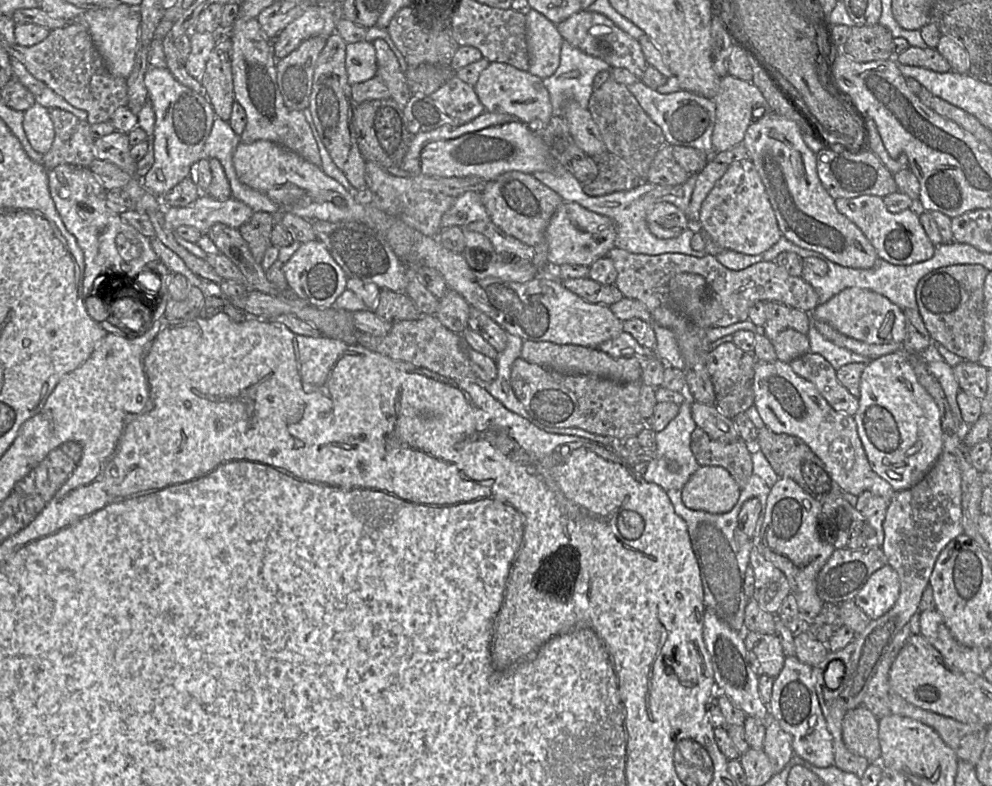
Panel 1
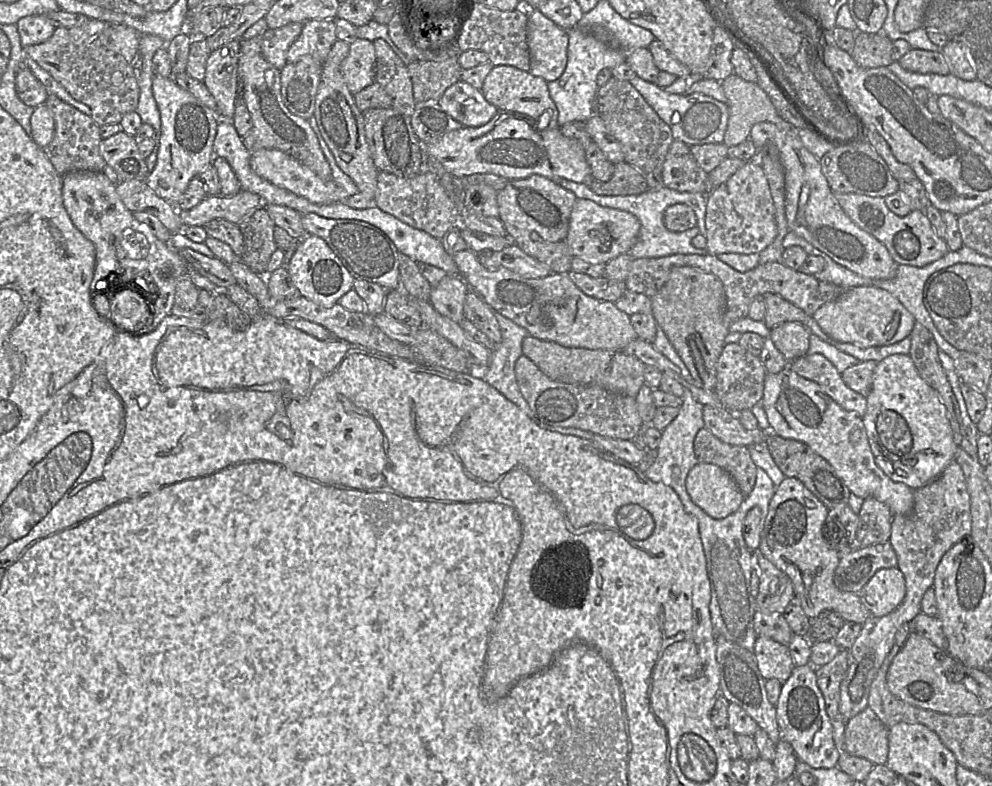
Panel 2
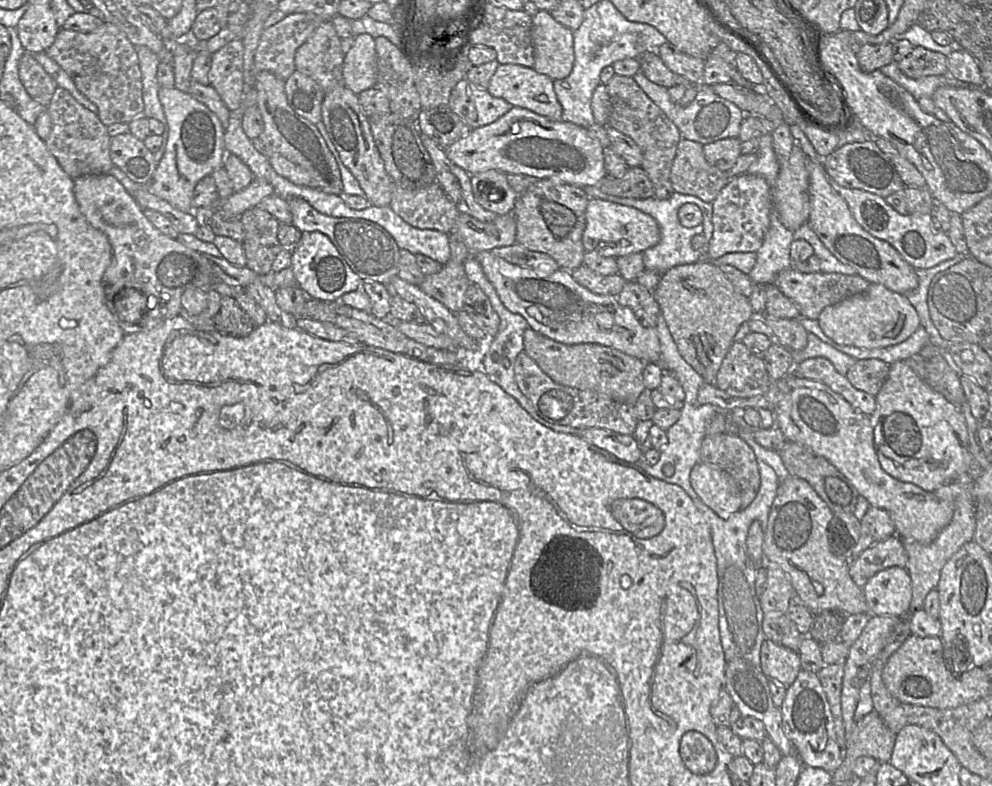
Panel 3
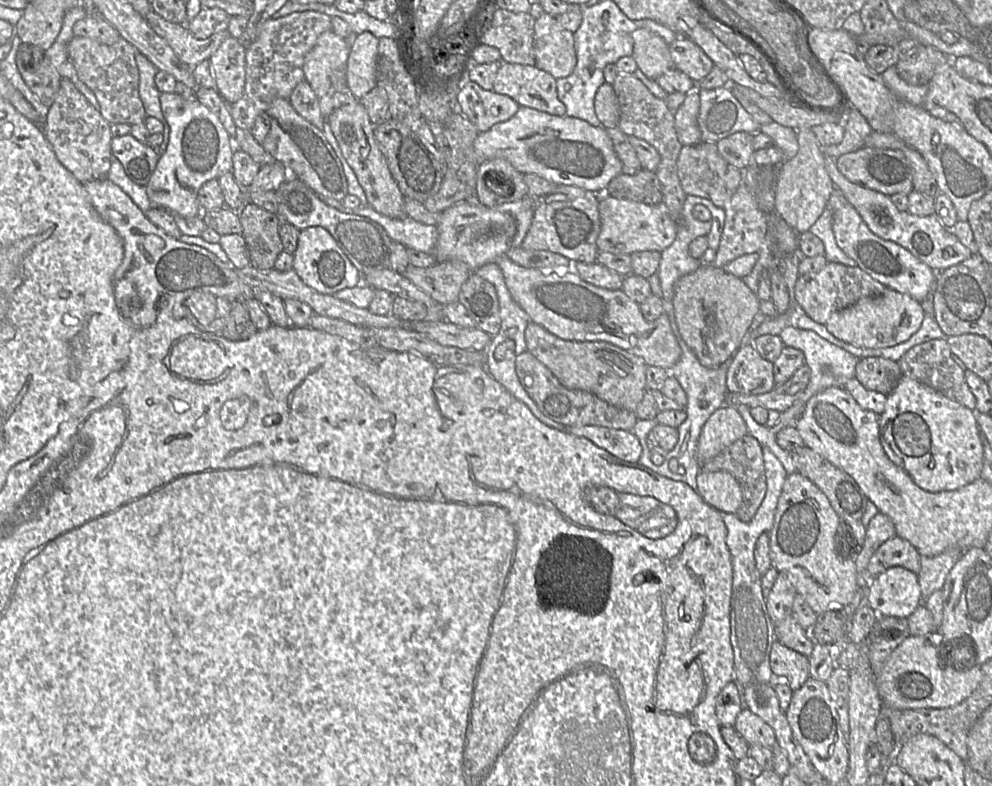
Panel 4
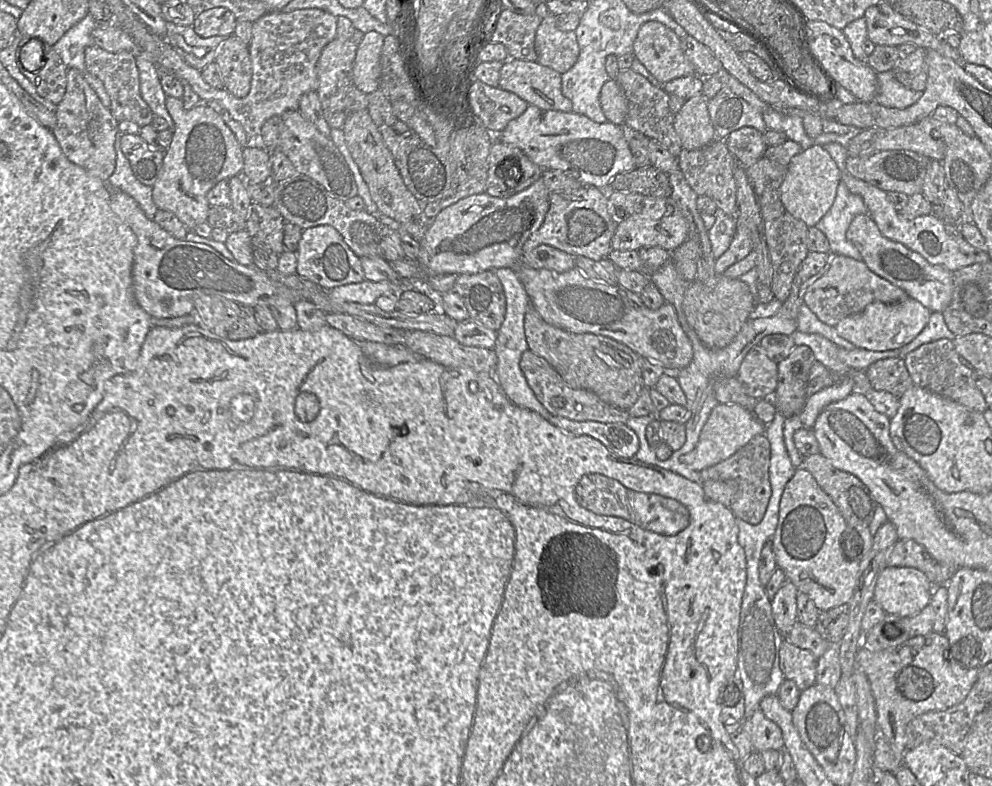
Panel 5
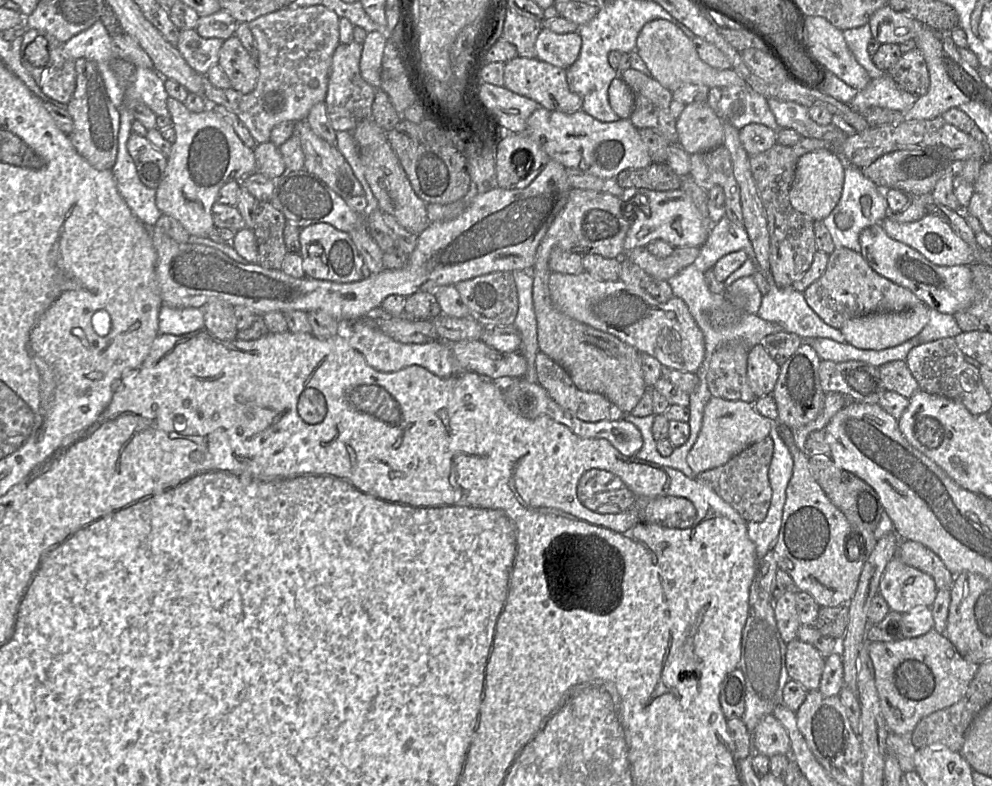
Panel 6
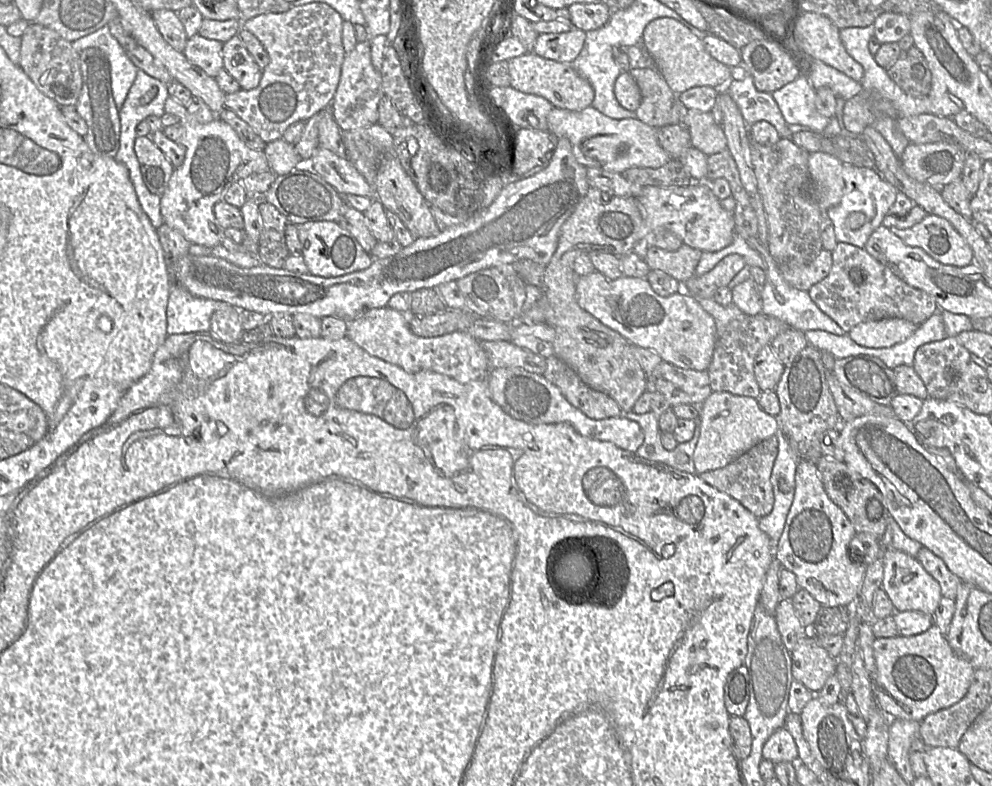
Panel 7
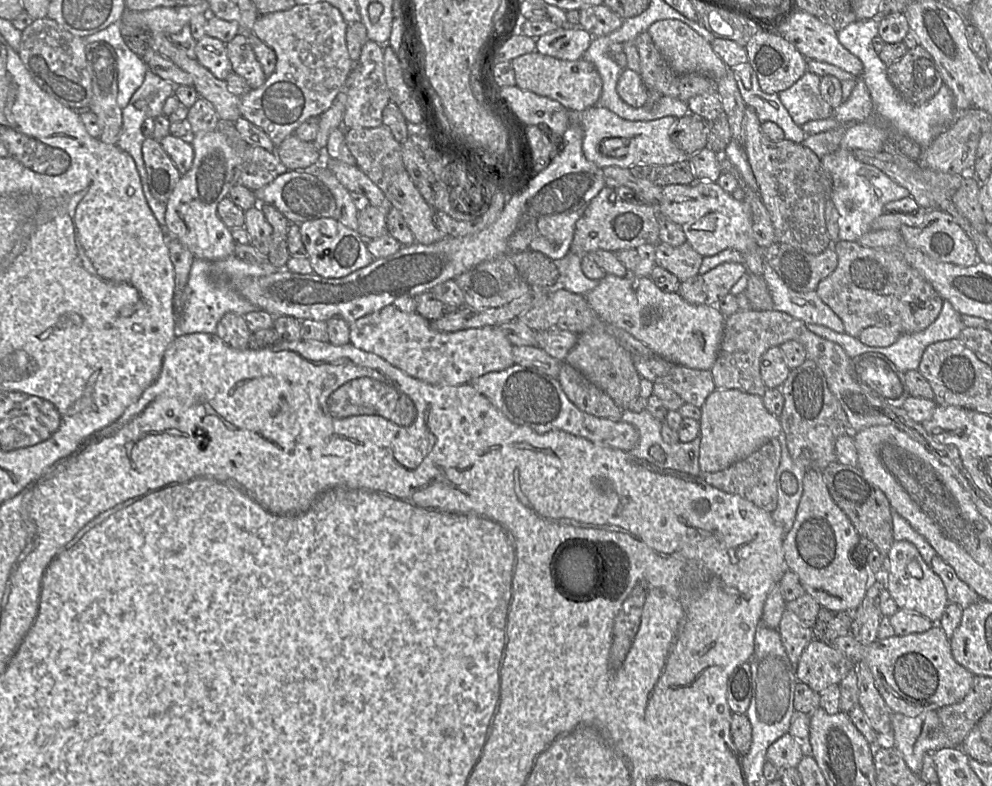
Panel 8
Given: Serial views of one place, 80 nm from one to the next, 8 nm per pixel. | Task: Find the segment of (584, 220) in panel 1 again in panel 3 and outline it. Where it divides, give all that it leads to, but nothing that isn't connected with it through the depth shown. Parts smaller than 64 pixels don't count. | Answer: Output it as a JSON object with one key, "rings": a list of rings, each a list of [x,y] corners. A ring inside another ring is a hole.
{"rings":[[[590,199],[585,212],[586,226],[582,236],[585,253],[596,253],[602,257],[622,257],[642,253],[660,241],[657,221],[650,215],[630,206]]]}

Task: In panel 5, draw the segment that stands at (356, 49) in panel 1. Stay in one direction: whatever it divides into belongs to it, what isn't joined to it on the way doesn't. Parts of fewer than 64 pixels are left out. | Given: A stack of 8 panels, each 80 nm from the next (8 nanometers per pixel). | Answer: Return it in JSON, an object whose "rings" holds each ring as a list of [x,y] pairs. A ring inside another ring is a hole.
{"rings":[[[376,31],[364,33],[358,44],[352,67],[352,78],[355,86],[369,94],[380,87],[381,51],[384,36]]]}

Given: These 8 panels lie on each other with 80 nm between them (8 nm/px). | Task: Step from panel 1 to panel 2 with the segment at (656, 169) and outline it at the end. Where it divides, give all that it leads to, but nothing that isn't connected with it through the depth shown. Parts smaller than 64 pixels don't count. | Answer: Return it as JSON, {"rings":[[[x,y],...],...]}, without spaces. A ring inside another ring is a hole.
{"rings":[[[674,140],[663,164],[662,179],[665,187],[678,192],[705,193],[708,173],[697,164],[690,145]]]}

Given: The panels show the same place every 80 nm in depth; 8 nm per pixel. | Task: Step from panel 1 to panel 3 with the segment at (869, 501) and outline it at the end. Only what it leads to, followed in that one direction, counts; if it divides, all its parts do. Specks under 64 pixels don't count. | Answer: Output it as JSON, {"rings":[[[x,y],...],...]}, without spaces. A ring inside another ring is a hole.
{"rings":[[[870,506],[860,524],[860,537],[850,552],[850,559],[858,557],[874,544],[896,535],[896,528],[889,513],[881,508]]]}

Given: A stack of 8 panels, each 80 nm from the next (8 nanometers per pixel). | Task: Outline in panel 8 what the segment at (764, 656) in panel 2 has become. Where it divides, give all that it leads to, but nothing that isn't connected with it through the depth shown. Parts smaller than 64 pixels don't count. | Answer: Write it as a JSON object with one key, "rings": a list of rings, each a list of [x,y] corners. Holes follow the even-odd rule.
{"rings":[[[813,639],[803,650],[795,674],[798,681],[820,694],[831,685],[839,685],[854,665],[831,643]]]}

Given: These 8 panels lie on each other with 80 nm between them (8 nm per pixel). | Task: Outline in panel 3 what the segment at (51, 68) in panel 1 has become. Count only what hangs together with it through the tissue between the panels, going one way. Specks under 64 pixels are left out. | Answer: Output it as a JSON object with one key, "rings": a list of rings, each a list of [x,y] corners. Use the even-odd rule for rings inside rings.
{"rings":[[[104,23],[89,33],[60,28],[55,41],[45,50],[45,53],[69,75],[77,89],[97,106],[96,114],[105,126],[117,123],[129,124],[134,119],[144,116],[142,78],[135,46],[113,24]]]}

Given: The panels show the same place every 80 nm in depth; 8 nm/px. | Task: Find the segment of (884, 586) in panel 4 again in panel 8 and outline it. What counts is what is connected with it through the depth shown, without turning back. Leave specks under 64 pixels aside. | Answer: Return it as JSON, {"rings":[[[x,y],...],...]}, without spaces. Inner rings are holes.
{"rings":[[[905,540],[893,543],[891,550],[885,557],[885,570],[882,579],[885,582],[885,588],[899,609],[914,610],[934,624],[939,622],[949,603],[945,586],[912,543]]]}

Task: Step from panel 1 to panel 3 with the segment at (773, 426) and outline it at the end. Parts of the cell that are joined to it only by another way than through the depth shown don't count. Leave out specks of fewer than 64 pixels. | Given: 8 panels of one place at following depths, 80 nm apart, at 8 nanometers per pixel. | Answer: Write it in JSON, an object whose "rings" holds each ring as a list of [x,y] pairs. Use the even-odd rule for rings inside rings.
{"rings":[[[794,376],[790,392],[772,411],[774,427],[781,430],[787,441],[802,444],[823,456],[835,466],[871,506],[887,511],[902,540],[931,543],[952,520],[953,503],[938,498],[935,493],[897,480],[881,467],[874,445],[874,429],[868,415],[857,412],[827,385]]]}

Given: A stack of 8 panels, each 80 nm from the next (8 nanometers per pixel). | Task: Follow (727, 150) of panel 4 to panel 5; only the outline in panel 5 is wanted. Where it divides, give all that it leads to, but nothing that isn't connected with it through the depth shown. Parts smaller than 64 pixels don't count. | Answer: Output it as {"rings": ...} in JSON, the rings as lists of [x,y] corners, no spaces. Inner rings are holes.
{"rings":[[[748,126],[730,133],[724,141],[734,159],[745,169],[763,157],[768,147],[763,133]]]}

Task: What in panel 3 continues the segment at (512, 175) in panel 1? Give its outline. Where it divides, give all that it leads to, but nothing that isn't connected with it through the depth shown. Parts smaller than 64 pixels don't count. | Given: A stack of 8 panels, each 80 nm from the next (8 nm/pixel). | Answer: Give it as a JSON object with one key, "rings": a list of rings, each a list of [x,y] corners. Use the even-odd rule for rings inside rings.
{"rings":[[[537,179],[519,194],[512,213],[516,221],[515,243],[528,250],[551,256],[560,269],[572,272],[583,263],[585,250],[582,236],[586,226],[585,212],[589,198],[581,187]]]}

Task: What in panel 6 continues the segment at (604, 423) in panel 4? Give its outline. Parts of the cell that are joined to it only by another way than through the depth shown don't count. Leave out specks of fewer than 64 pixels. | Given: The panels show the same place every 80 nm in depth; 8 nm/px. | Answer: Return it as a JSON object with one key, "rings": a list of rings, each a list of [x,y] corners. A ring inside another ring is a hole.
{"rings":[[[541,351],[535,357],[535,370],[537,383],[560,407],[579,420],[585,422],[616,421],[624,419],[626,416],[626,413],[602,394],[578,389],[567,371]]]}

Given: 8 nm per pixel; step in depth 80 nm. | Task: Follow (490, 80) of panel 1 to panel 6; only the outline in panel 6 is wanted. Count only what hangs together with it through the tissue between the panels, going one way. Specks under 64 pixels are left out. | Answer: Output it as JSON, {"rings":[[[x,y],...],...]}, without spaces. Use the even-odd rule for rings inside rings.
{"rings":[[[516,56],[504,64],[503,86],[520,95],[537,102],[547,110],[565,113],[576,112],[582,107],[581,97],[572,92],[566,81],[566,69],[553,66],[537,58]]]}

